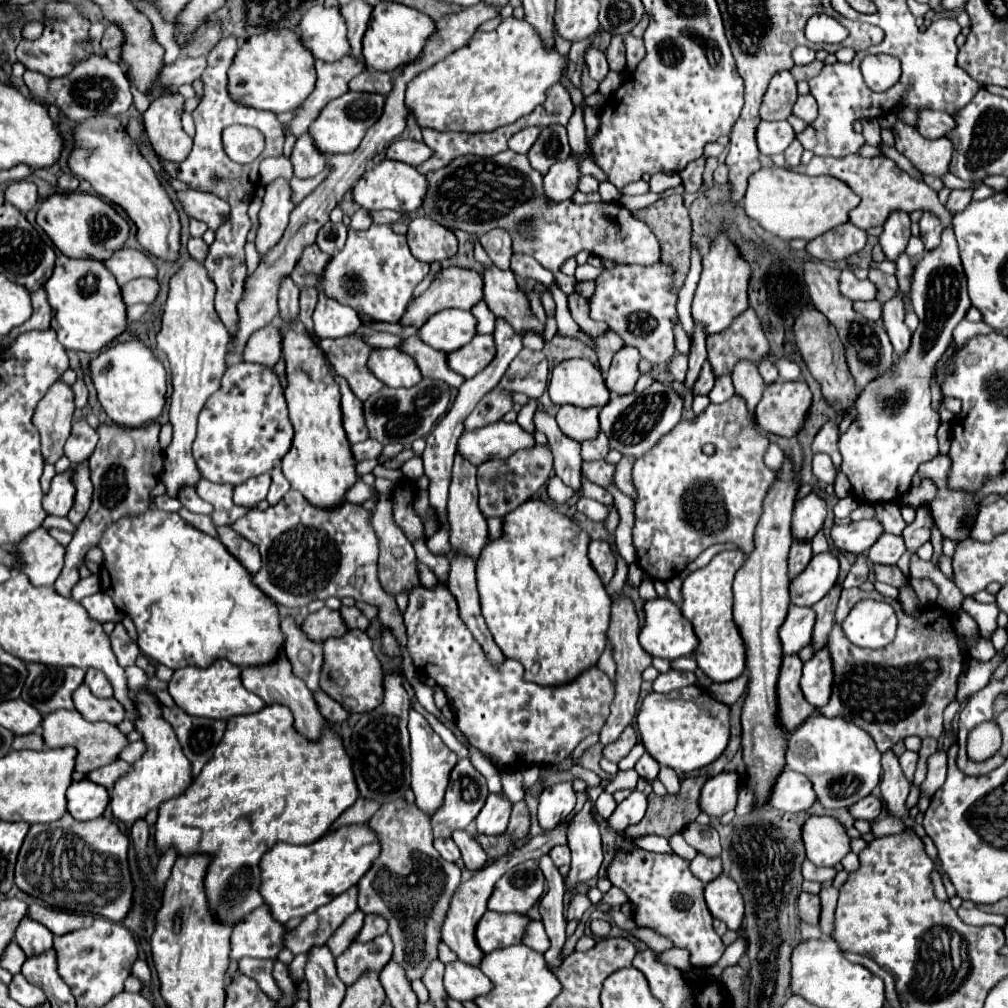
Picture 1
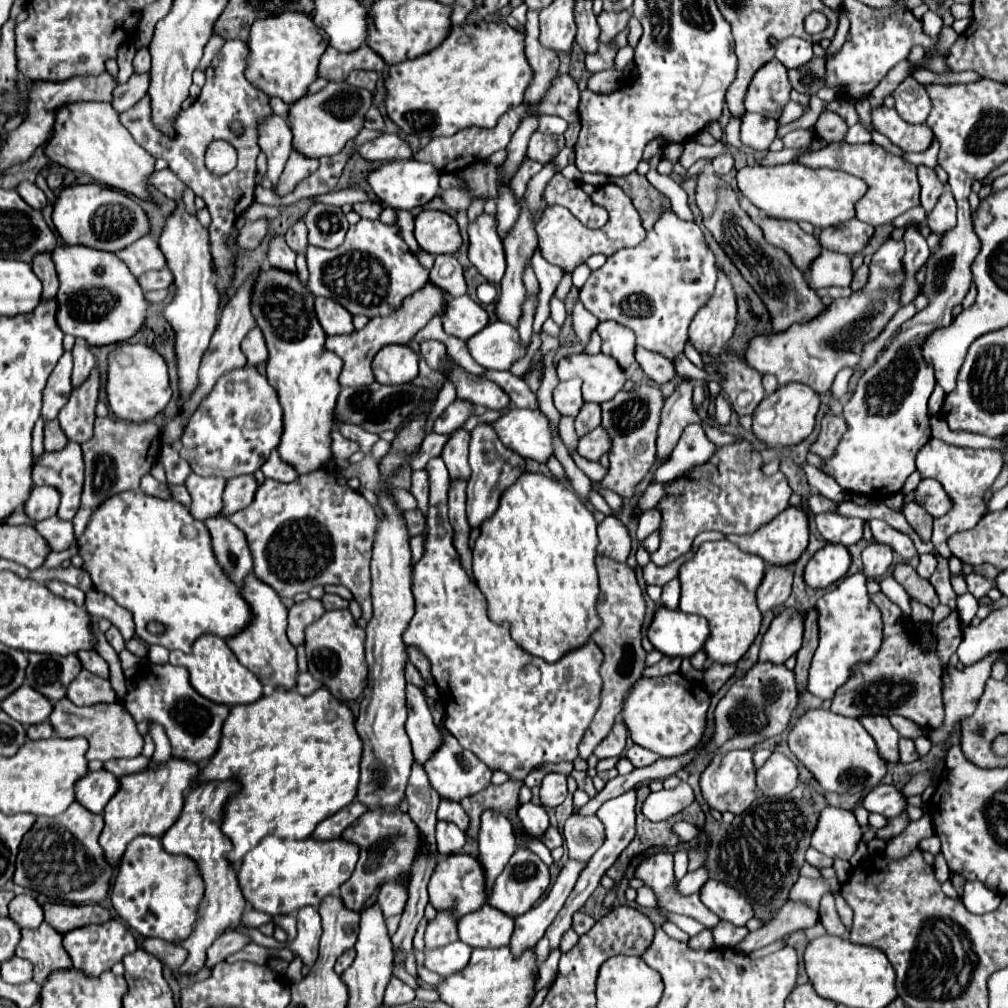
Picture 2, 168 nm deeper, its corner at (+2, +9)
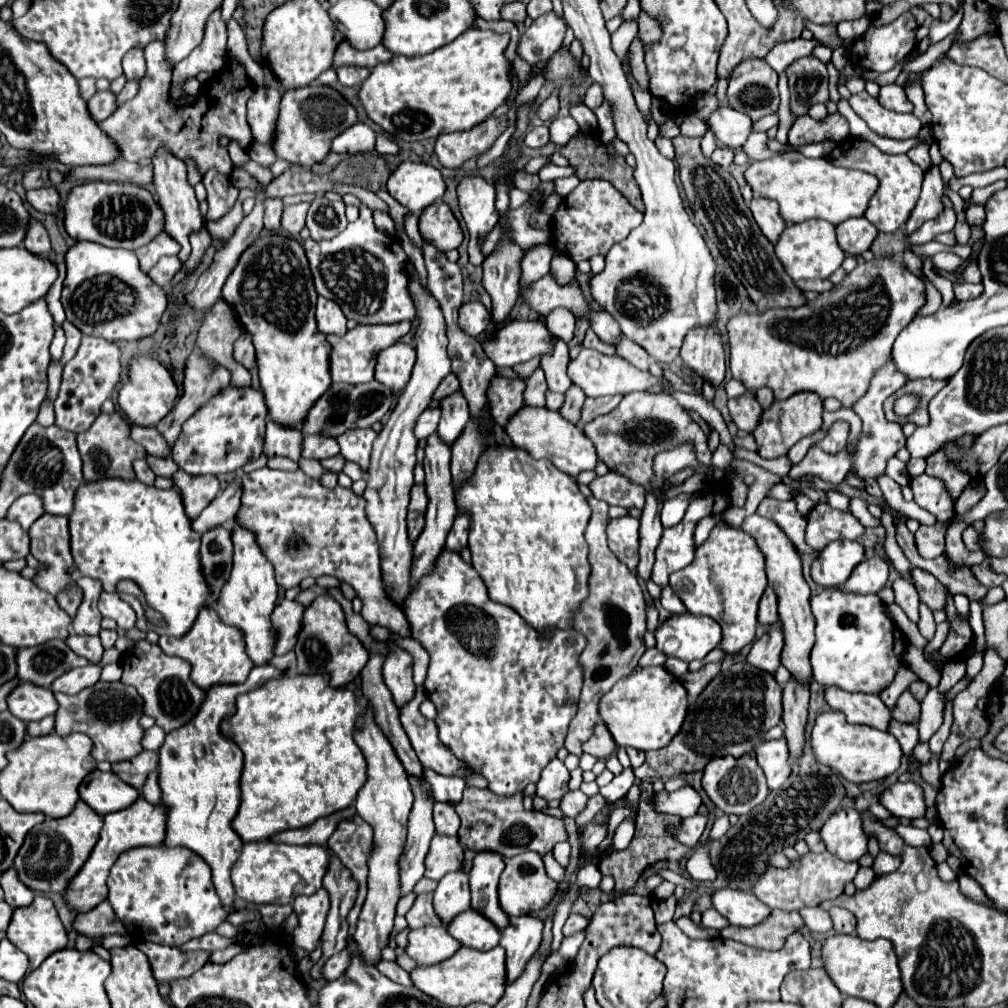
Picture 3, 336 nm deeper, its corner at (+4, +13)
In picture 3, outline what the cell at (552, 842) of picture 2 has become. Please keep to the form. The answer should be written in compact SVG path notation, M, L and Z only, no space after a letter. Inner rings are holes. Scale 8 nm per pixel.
M466 786L462 802L456 806L456 812L462 820L458 840L460 844L468 846L474 852L492 850L502 854L504 858L516 856L522 850L534 850L538 854L546 854L554 848L556 842L566 840L566 830L560 818L540 814L540 812L528 812L524 810L520 802L520 792L514 796L498 796L492 794L490 788L474 788Z

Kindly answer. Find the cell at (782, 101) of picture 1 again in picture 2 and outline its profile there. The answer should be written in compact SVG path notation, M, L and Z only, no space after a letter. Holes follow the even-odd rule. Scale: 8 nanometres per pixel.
M778 60L764 64L752 78L750 88L746 90L744 108L746 112L756 112L762 116L778 118L782 108L790 102L790 80L786 66Z

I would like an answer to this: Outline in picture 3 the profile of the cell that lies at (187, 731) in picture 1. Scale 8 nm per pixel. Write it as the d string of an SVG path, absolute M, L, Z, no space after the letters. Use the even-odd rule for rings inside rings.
M138 640L134 648L124 652L122 668L124 668L122 682L138 690L138 694L144 698L144 714L152 716L166 734L186 726L198 714L206 692L196 688L196 684L192 684L186 660L164 654L158 644L150 644L148 640Z

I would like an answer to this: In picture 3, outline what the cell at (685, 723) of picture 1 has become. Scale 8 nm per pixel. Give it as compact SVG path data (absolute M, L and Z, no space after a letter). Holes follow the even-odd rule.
M636 668L624 680L618 680L610 692L600 700L600 716L618 746L632 746L638 750L658 750L672 742L680 732L688 712L686 688L666 668Z

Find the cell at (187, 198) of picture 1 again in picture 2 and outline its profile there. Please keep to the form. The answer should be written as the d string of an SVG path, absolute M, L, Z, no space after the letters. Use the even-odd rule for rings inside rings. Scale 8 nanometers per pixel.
M168 168L164 170L156 170L148 176L148 184L152 184L156 190L160 190L164 196L172 198L172 200L182 200L182 192L184 192L184 184L178 180L178 176L174 176L174 172L170 172Z

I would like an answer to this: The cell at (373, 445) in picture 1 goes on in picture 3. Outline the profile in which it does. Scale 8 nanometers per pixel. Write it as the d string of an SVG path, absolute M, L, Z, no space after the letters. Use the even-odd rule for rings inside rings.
M310 434L304 438L304 458L316 458L316 460L326 460L330 456L340 454L340 446L332 436L324 434Z

